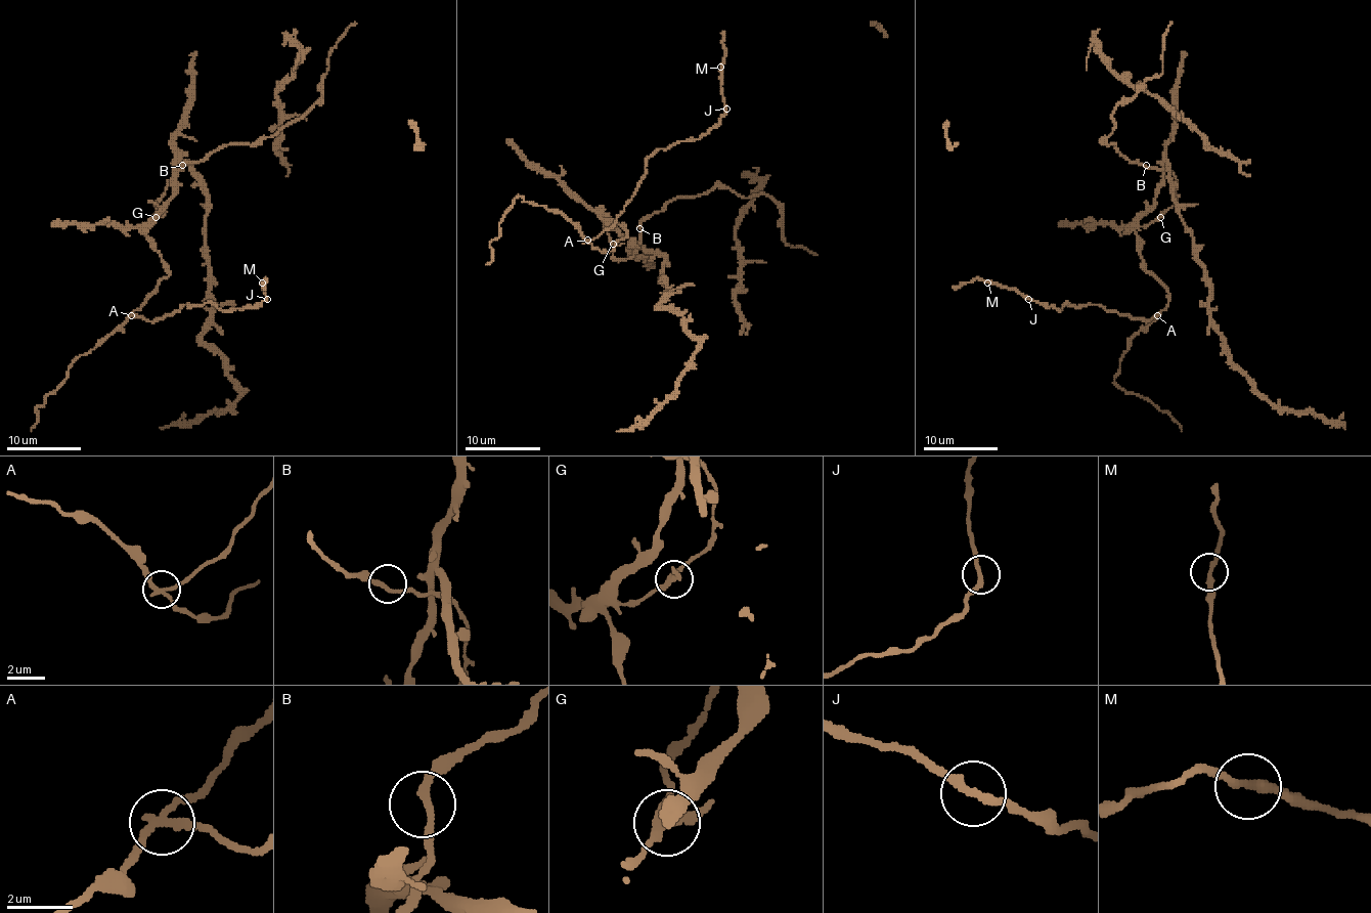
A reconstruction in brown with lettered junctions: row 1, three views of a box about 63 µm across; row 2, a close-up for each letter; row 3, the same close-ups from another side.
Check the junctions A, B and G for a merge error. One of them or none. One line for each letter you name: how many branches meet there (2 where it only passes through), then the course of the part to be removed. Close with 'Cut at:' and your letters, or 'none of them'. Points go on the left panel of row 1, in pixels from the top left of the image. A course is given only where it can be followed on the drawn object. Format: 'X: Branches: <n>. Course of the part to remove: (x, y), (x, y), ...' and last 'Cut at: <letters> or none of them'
A: Branches: 3. Course of the part to remove: (131, 315), (156, 321), (183, 304), (212, 303), (235, 310), (265, 301), (265, 288)
Cut at: A

